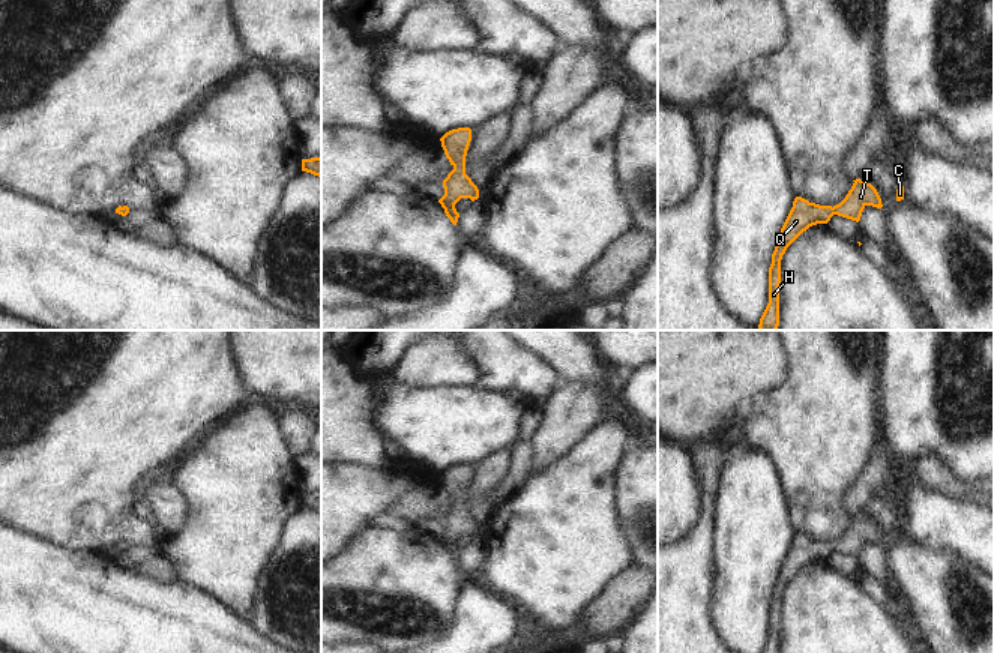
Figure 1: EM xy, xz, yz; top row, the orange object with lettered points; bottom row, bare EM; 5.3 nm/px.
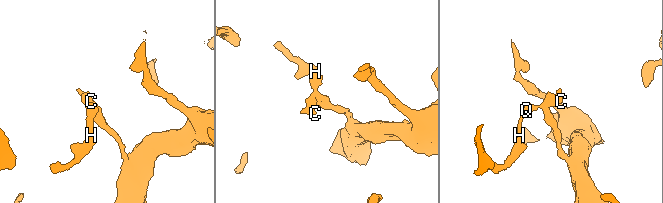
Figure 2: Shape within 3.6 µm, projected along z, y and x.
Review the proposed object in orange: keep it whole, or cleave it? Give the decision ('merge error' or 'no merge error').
no merge error

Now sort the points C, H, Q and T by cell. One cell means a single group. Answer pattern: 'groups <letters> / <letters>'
groups C H Q T

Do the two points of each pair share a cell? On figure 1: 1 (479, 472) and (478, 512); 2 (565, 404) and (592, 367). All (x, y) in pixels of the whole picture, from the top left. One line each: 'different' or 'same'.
1: same
2: different

